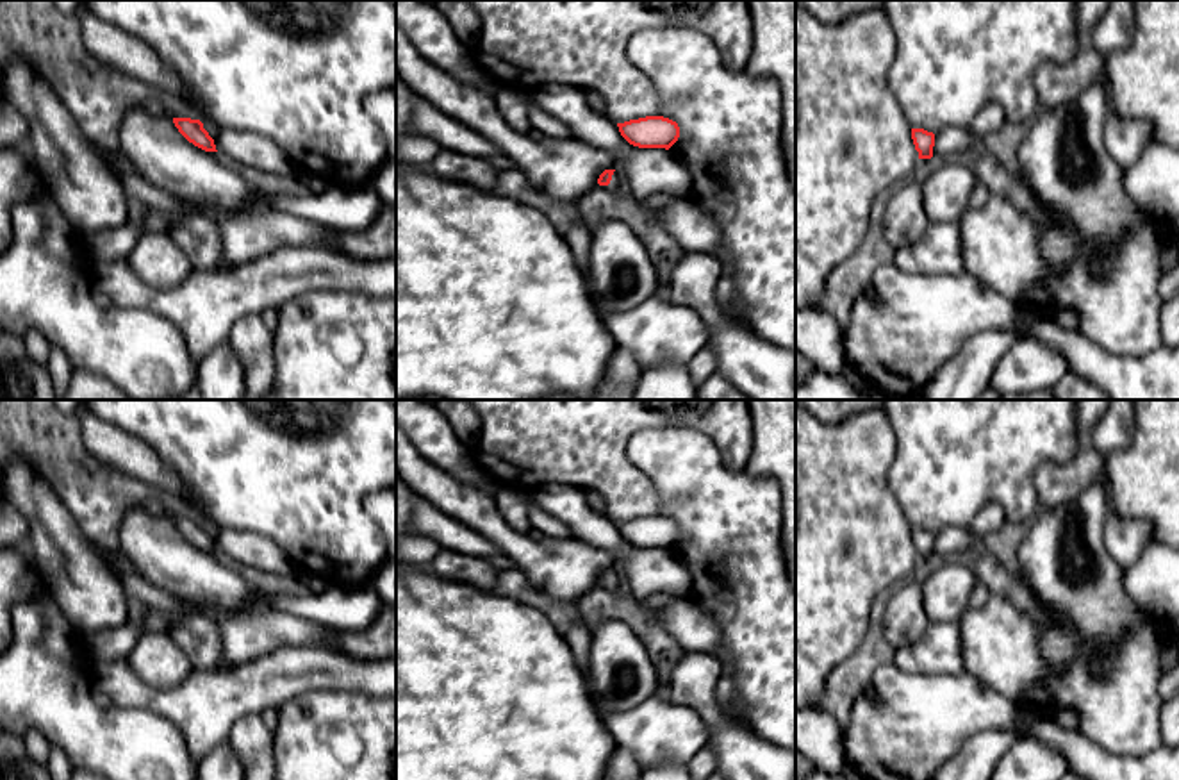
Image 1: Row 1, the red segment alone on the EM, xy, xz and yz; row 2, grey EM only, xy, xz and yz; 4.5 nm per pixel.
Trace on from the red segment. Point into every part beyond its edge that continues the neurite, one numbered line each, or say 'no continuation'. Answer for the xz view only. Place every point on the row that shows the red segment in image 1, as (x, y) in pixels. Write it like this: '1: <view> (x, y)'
1: xz (618, 184)

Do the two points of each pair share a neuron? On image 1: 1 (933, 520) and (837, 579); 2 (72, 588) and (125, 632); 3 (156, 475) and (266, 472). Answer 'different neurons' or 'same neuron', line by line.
1: different neurons
2: different neurons
3: different neurons

